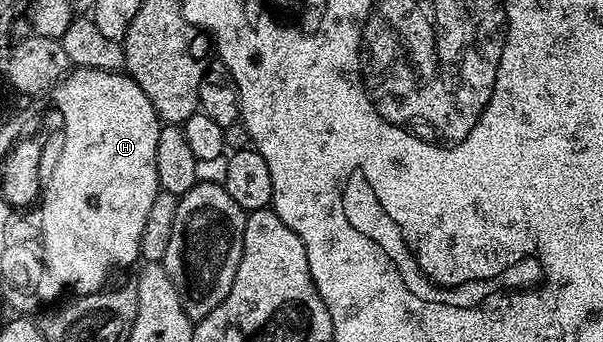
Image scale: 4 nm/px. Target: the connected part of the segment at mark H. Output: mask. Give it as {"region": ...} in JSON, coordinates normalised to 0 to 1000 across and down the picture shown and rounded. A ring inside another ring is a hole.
{"region":[[[129,196],[95,246],[98,284],[104,289],[109,322],[109,354],[114,360],[114,406],[108,406],[108,453],[101,453],[101,480],[95,482],[95,512],[88,512],[88,535],[81,535],[81,582],[75,582],[75,722],[81,722],[81,781],[88,781],[88,804],[101,816],[123,854],[134,863],[153,863],[176,836],[174,813],[186,781],[207,781],[212,769],[229,766],[231,705],[237,693],[237,658],[244,649],[244,623],[250,614],[250,588],[257,588],[264,556],[259,518],[259,427],[270,368],[257,330],[257,307],[244,295],[244,272],[231,260],[231,249],[212,213],[201,208],[172,208],[171,202],[144,202]]]}

